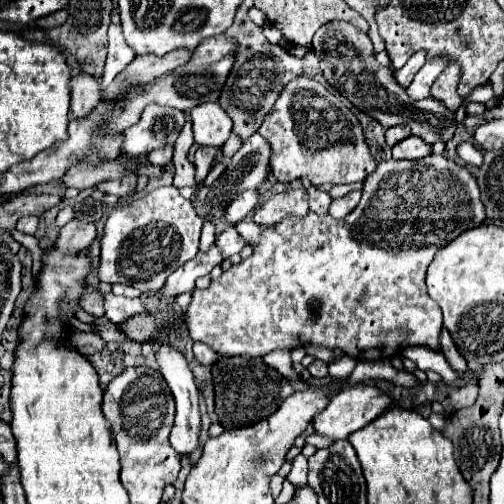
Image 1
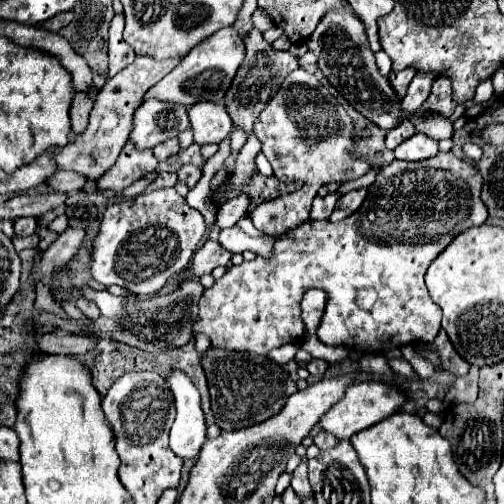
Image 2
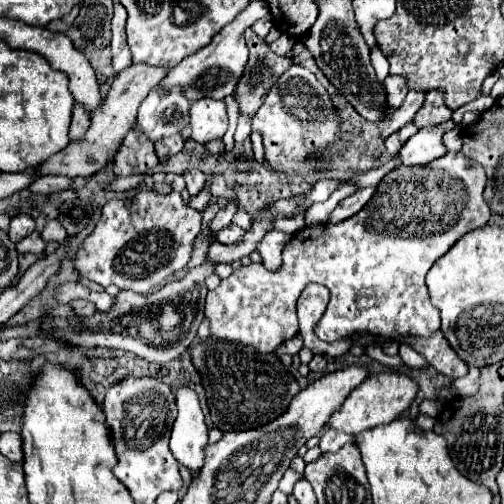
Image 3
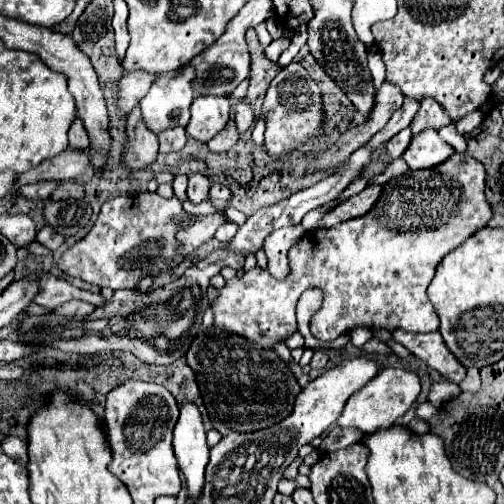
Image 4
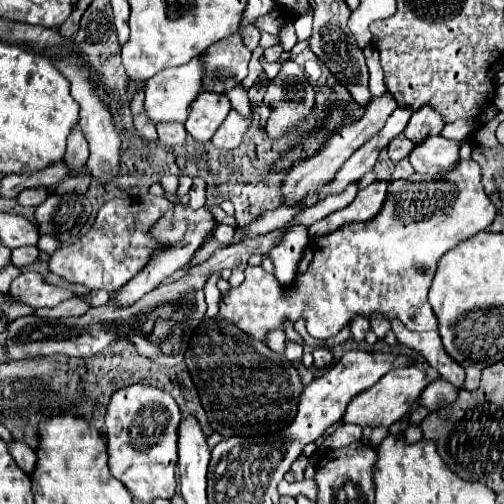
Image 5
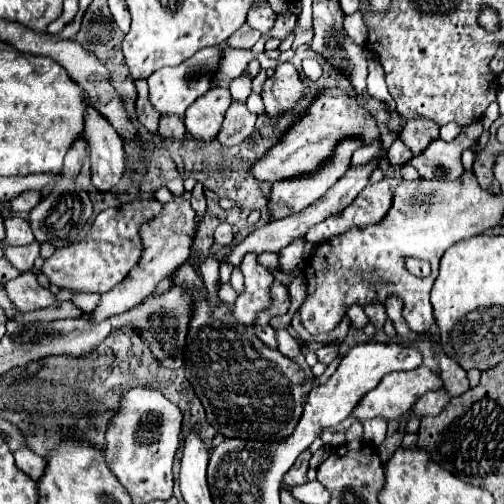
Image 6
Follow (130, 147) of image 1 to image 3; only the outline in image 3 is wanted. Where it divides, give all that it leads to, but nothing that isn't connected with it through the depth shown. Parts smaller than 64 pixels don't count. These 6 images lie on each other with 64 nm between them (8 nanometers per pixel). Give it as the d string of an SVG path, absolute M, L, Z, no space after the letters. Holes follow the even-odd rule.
M156 86L138 108L136 132L144 134L150 142L180 134L190 122L188 110L190 102L182 96L178 88L160 90Z

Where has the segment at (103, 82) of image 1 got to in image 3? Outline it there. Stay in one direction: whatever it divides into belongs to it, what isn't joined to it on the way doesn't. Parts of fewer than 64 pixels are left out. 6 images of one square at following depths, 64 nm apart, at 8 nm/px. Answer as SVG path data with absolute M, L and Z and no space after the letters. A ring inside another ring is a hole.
M114 4L114 18L112 18L112 68L114 72L120 72L132 64L132 54L126 44L126 34L124 34L124 24L126 24L126 10L122 4Z

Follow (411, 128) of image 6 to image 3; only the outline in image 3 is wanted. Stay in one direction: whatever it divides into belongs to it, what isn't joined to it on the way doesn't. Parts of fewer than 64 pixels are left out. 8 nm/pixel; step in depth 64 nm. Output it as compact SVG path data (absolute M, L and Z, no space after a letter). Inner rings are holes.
M428 92L422 108L414 116L414 124L418 128L424 126L436 126L442 122L448 122L452 118L452 110L444 104L444 92Z

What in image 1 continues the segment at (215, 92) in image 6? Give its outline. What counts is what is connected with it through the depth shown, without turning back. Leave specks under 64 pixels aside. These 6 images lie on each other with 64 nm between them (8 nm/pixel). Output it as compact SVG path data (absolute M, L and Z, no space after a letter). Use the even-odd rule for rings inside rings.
M206 102L190 110L194 140L200 146L224 146L224 142L230 138L232 120L230 116L220 108L218 102Z

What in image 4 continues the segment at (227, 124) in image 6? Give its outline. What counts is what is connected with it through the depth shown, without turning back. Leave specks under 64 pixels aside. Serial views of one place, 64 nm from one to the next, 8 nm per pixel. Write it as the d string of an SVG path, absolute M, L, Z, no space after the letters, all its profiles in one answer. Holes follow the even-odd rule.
M228 124L228 126L224 128L224 132L220 132L220 136L216 136L214 140L208 142L208 148L210 148L212 152L226 152L226 150L230 150L230 148L236 144L236 140L238 140L236 126L234 126L234 124Z

